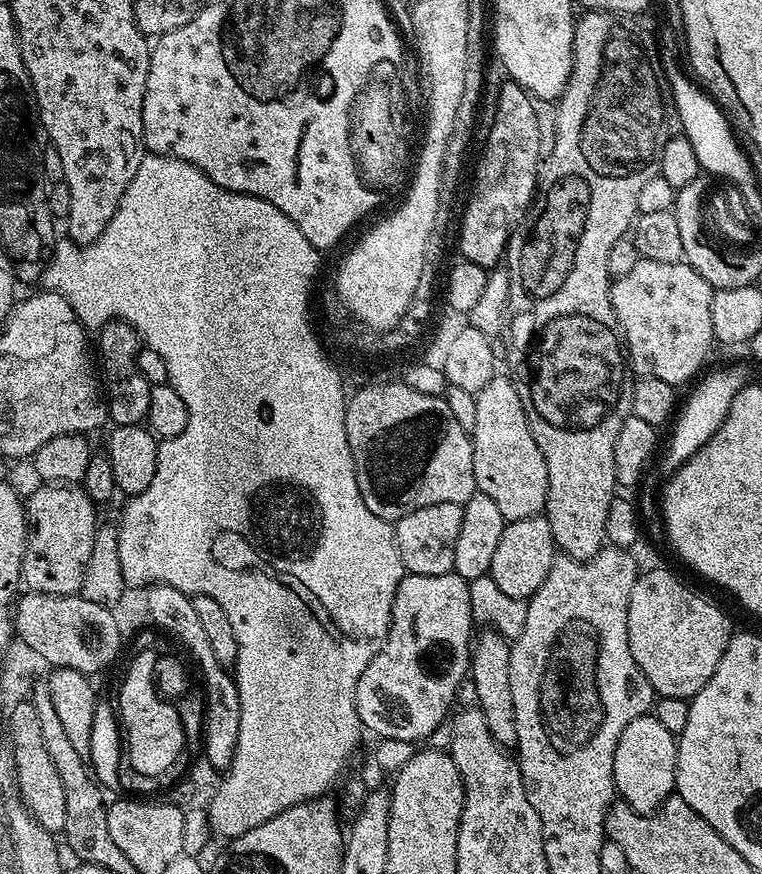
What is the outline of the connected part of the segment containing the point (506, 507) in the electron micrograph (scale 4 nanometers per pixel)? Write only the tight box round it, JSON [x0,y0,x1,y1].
[470,374,548,522]

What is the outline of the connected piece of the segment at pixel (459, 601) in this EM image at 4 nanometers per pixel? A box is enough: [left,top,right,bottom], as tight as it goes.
[356,573,474,742]

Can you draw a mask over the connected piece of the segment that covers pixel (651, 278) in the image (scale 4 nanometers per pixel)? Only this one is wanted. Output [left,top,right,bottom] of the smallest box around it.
[610,258,714,386]

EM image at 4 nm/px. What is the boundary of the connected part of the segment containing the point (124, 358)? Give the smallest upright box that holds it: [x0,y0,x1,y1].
[98,320,150,425]

